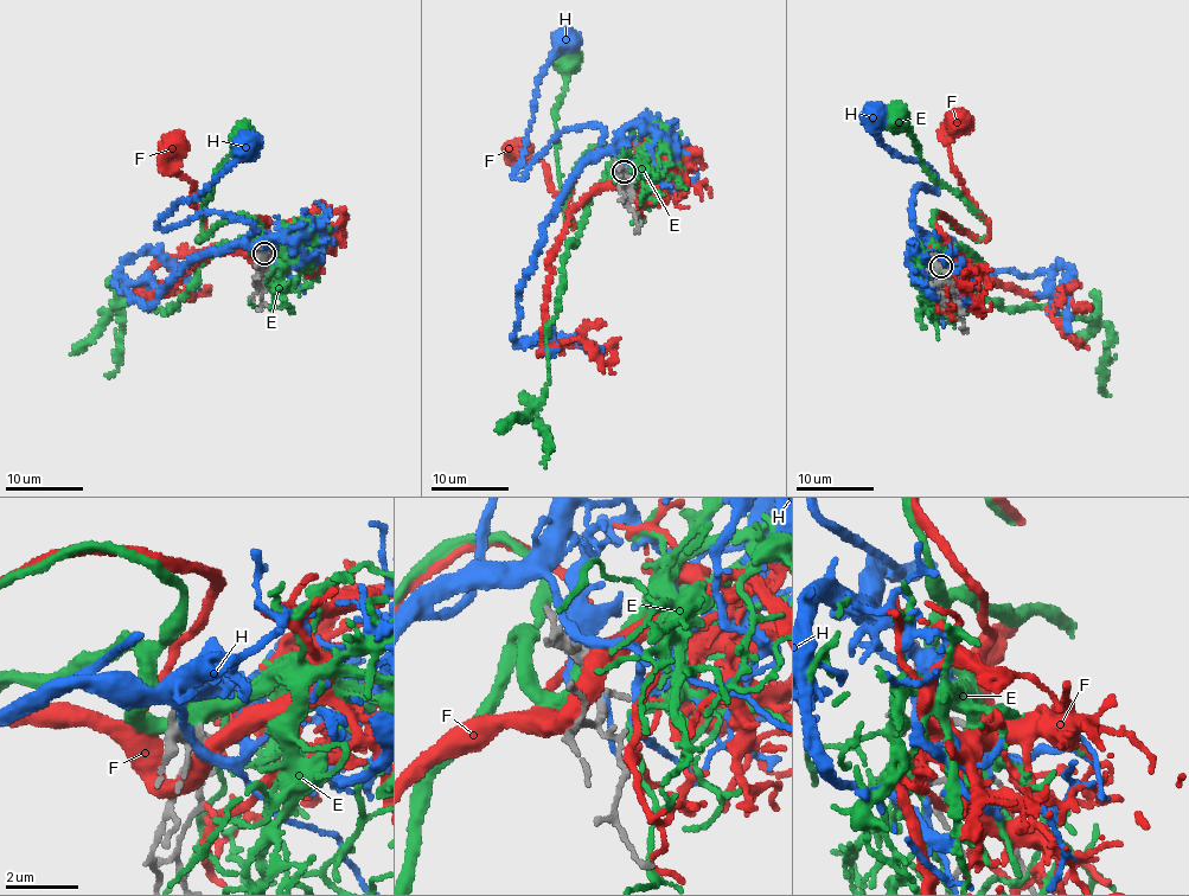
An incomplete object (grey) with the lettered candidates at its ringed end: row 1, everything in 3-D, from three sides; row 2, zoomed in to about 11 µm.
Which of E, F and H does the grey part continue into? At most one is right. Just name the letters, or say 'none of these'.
E

